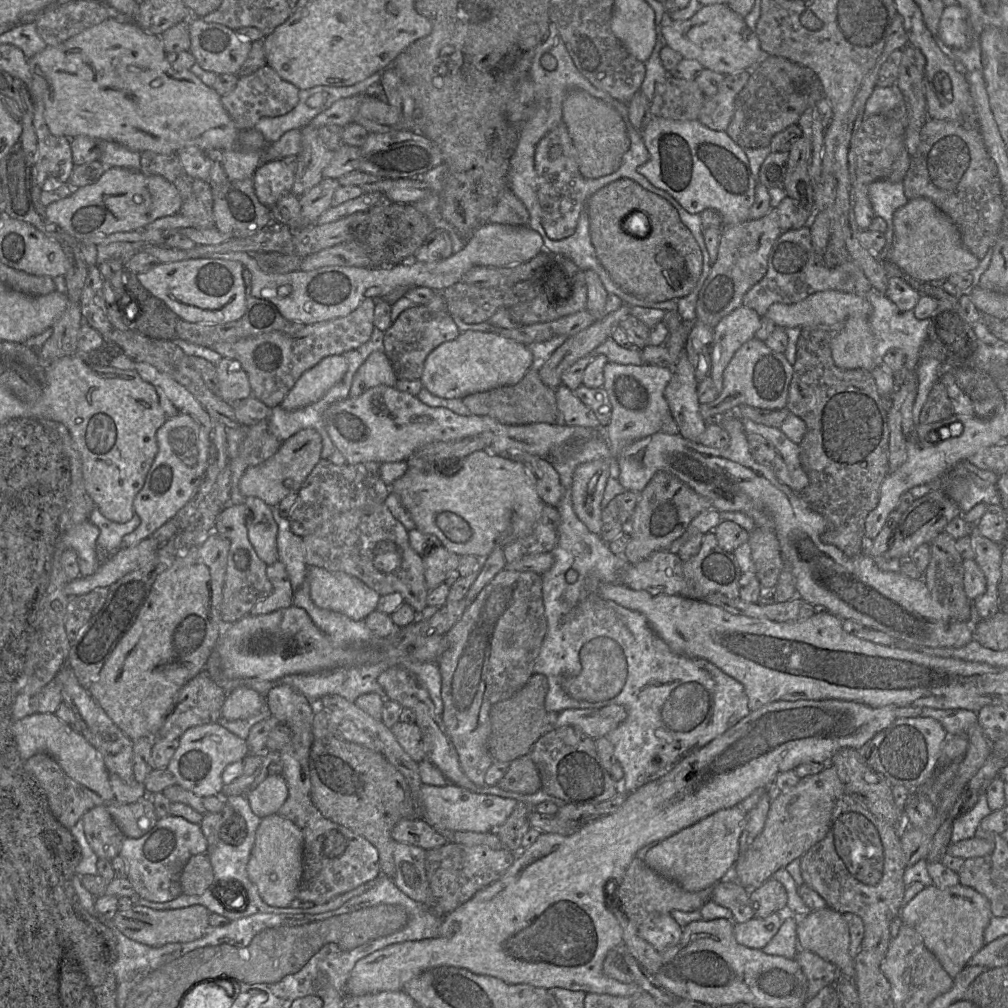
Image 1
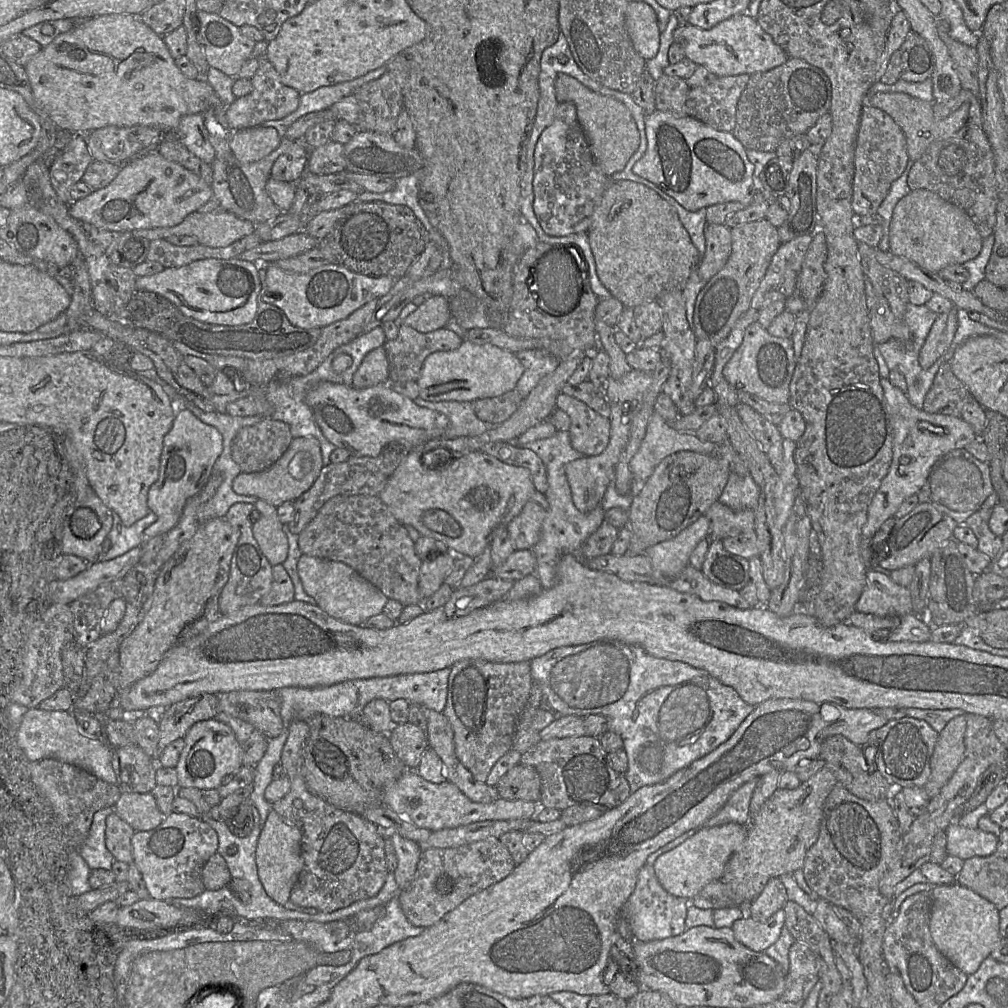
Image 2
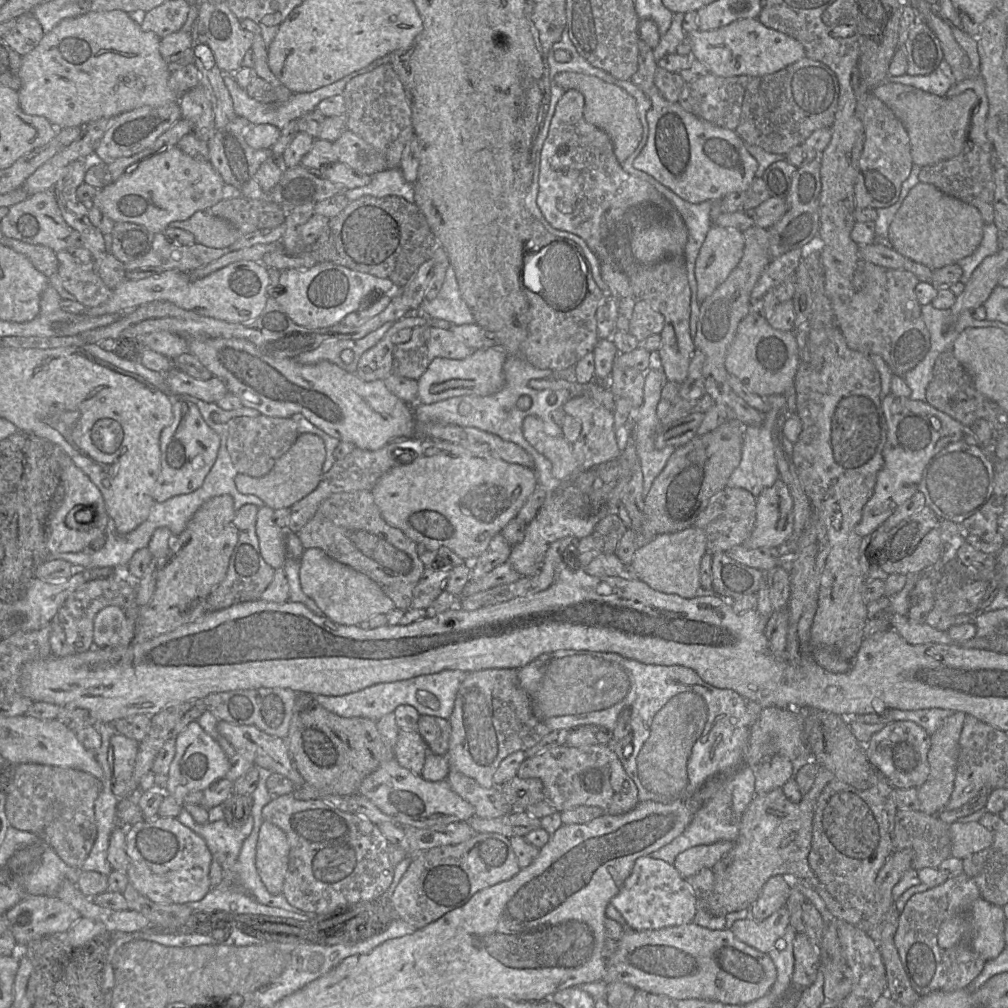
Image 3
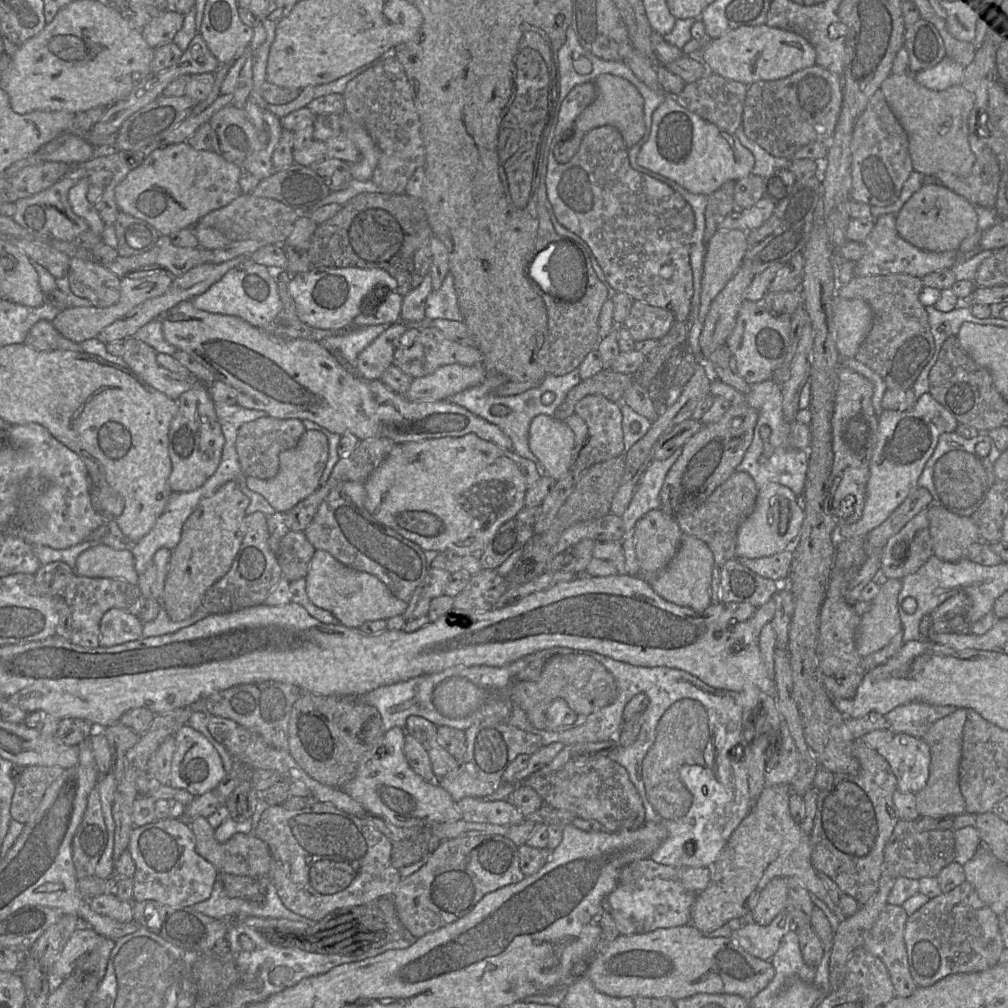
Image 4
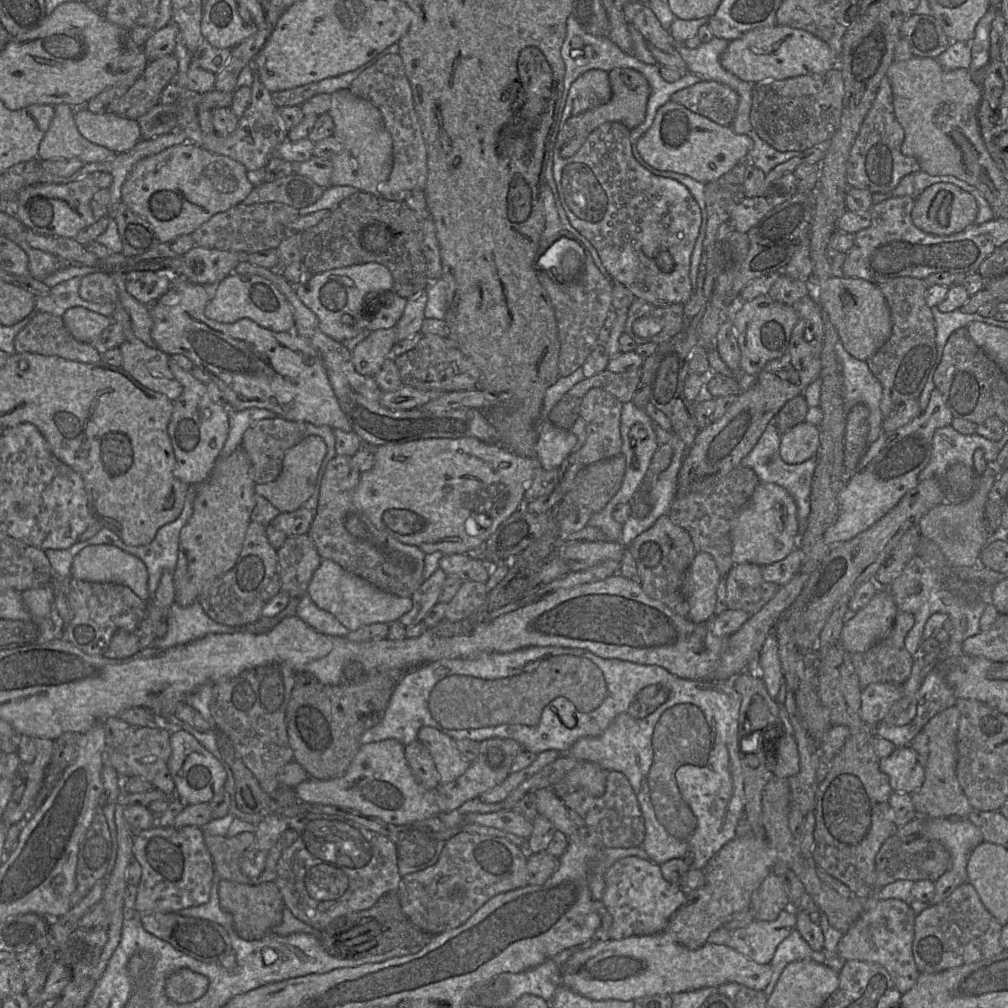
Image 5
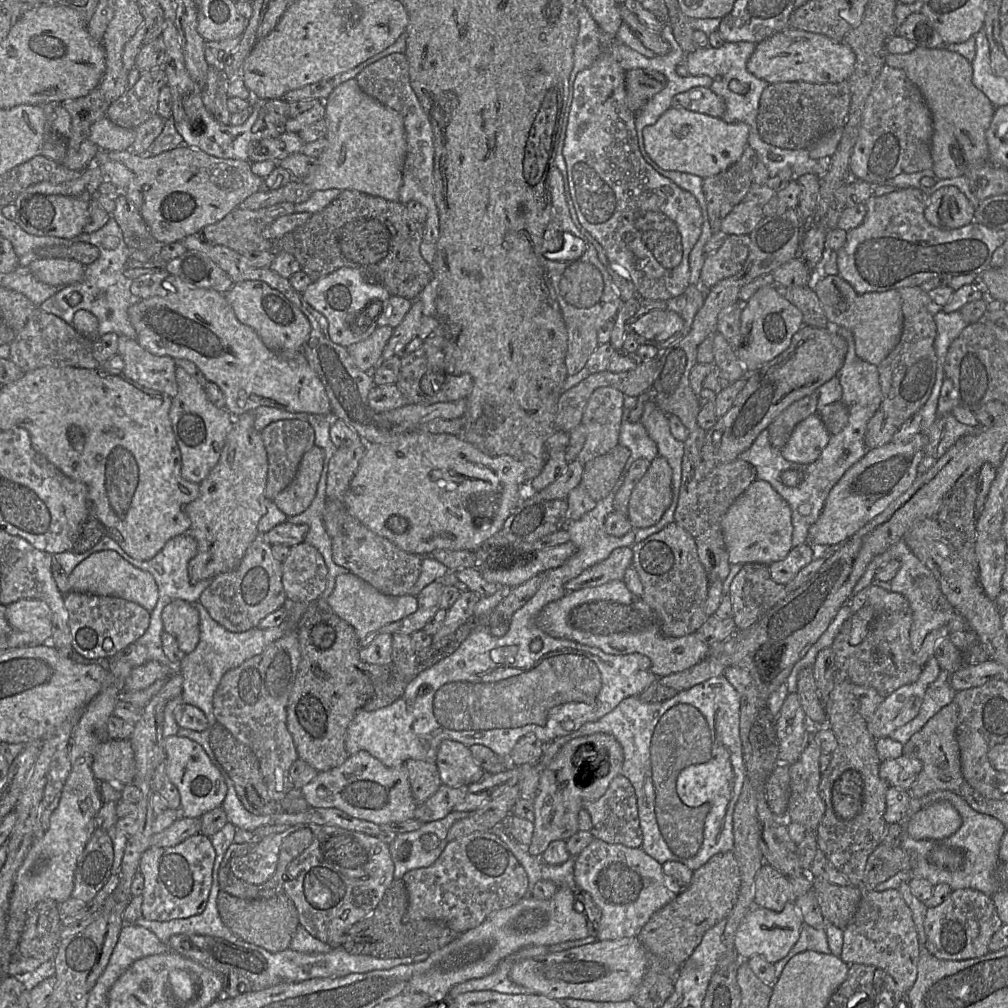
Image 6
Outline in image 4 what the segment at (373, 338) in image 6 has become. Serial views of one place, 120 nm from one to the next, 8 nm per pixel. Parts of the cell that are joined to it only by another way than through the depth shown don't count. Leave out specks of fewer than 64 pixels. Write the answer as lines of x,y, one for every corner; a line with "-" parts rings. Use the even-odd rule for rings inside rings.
398,321
375,338
358,355
354,365
356,374
366,381
380,380
384,371
392,365
395,351
394,340
408,328
409,325

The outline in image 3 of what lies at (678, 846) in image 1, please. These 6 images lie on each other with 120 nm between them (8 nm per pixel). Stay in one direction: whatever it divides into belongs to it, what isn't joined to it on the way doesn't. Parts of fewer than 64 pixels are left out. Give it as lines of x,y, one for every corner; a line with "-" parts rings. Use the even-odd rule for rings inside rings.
720,841
698,845
681,852
673,866
687,879
704,868
713,868
734,846
733,841

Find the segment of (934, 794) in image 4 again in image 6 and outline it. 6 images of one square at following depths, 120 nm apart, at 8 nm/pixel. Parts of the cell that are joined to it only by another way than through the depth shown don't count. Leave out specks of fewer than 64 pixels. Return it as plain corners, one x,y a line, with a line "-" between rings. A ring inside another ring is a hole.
952,702
934,715
919,732
903,745
903,755
916,758
922,763
922,769
909,790
912,797
920,798
929,793
944,790
959,793
964,778
956,738
958,714
959,708
956,703

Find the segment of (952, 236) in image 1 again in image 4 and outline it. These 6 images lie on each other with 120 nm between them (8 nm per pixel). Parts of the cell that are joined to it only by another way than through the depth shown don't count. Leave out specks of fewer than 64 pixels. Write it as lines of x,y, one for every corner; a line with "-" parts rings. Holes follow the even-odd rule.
923,184
896,215
896,229
899,235
917,248
931,252
958,250
963,240
976,231
977,224
978,213
975,206
965,197
938,184

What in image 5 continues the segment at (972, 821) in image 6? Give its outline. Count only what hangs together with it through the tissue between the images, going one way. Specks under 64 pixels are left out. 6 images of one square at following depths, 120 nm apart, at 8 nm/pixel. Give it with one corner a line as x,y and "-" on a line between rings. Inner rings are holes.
967,817
952,820
950,818
926,818
925,825
921,837
927,840
934,840
941,843
951,856
950,869
962,881
968,883
967,865
973,850
983,843
983,836
981,830
970,822

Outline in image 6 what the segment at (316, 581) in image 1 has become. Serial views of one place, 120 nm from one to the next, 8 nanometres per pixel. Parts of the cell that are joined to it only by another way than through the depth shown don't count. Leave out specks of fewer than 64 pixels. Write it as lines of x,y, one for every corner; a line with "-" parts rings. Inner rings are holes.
340,574
336,578
335,588
327,599
327,607
355,630
357,639
367,640
383,626
401,620
417,609
417,598
406,594
402,596
385,595
361,578
351,574

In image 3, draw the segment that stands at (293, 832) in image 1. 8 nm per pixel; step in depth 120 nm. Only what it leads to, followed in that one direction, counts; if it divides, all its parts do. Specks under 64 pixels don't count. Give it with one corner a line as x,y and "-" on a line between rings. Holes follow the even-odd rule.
264,821
257,844
256,866
263,884
273,895
282,893
289,852
285,832
276,825

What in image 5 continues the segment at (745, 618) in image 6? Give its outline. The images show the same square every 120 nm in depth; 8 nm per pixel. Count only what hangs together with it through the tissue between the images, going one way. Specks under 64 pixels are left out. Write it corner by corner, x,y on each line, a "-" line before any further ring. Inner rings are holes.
743,563
735,564
725,575
726,603
729,609
742,610
749,616
757,613
775,595
780,586
766,581
761,573
761,566

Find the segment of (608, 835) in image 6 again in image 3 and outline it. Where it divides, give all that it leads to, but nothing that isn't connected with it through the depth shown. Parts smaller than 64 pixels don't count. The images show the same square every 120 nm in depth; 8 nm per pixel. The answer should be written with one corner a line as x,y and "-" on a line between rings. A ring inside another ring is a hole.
567,744
550,748
542,754
527,757
517,776
538,778
543,783
543,801
558,812
579,806
600,807
605,814
619,815
634,809
639,801
638,789
611,745
571,747

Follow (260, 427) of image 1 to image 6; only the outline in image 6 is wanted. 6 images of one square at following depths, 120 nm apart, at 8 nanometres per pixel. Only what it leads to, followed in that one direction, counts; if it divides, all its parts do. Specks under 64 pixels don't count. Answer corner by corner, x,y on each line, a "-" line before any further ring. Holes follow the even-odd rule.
289,419
272,422
260,431
267,453
268,470
265,487
266,499
273,500
294,479
305,452
314,444
314,430
307,421

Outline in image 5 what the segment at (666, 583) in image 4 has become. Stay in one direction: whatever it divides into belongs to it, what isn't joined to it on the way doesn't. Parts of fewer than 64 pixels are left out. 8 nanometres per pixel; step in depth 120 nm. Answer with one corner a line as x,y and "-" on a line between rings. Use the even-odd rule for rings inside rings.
696,552
681,587
690,607
688,617
693,622
710,621
715,616
716,590
721,577
711,555

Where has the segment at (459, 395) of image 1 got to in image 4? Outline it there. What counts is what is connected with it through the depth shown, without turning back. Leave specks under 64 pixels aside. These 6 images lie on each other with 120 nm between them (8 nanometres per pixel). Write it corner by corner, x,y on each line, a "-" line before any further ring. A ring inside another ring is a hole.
483,363
473,366
444,365
433,373
414,378
404,397
410,401
443,401
484,381
488,372

